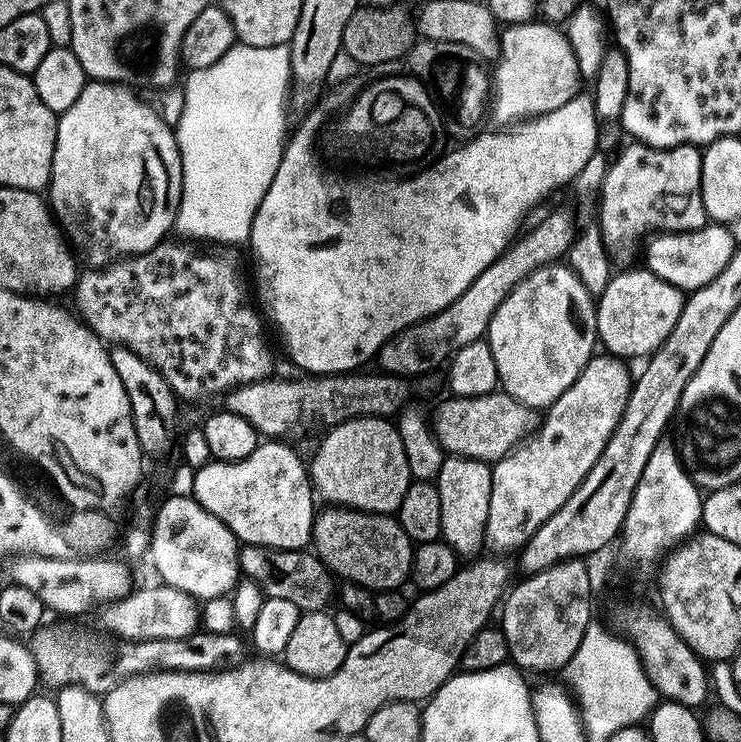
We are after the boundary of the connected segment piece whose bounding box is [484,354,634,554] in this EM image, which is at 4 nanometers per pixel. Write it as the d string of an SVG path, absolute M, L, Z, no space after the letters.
M611 354L593 355L592 359L588 361L588 365L580 371L578 378L573 384L568 387L561 394L559 398L553 403L549 404L546 409L546 415L548 418L539 425L538 431L530 439L527 439L524 443L512 449L508 455L501 458L501 460L495 461L491 465L492 469L492 489L490 490L490 514L486 518L486 530L484 531L484 543L489 553L500 554L496 552L513 552L513 554L519 553L527 544L528 539L539 530L539 528L551 518L551 516L558 510L562 510L562 506L566 506L566 502L570 498L570 494L574 494L574 490L578 490L578 486L586 478L586 474L590 474L590 470L594 466L594 462L598 462L598 458L602 454L602 450L606 446L608 439L614 434L614 430L618 426L620 419L628 406L628 396L632 393L632 387L634 385L633 373L628 373L628 368L623 359L617 358Z

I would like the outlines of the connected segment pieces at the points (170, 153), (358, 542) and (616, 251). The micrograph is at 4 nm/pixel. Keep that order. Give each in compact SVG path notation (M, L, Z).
M92 80L85 83L82 94L78 94L78 102L70 106L70 110L59 113L56 126L56 149L54 150L54 162L52 163L52 182L48 185L47 195L52 195L50 207L71 247L81 257L89 260L89 265L104 266L113 258L127 258L135 256L154 245L161 243L173 231L176 222L176 213L180 211L180 191L182 190L182 162L180 161L180 147L176 145L176 133L160 117L159 111L152 108L144 100L135 96L129 85L111 80Z
M328 506L325 512L317 511L312 521L311 547L333 577L369 590L396 590L409 577L414 545L402 530L399 519L378 512L362 512L355 508Z
M639 142L629 143L629 148L624 148L620 152L620 157L617 160L613 159L608 165L608 172L604 176L604 183L602 189L599 191L600 195L600 221L598 227L600 229L600 237L604 239L604 249L608 252L608 259L612 261L613 265L620 270L628 270L633 267L632 264L636 260L636 251L641 251L642 242L640 246L640 239L651 237L653 234L671 234L673 232L693 232L699 228L703 228L705 224L709 223L708 215L704 209L702 202L702 152L697 145L694 144L679 144L673 148L651 148L648 144Z

